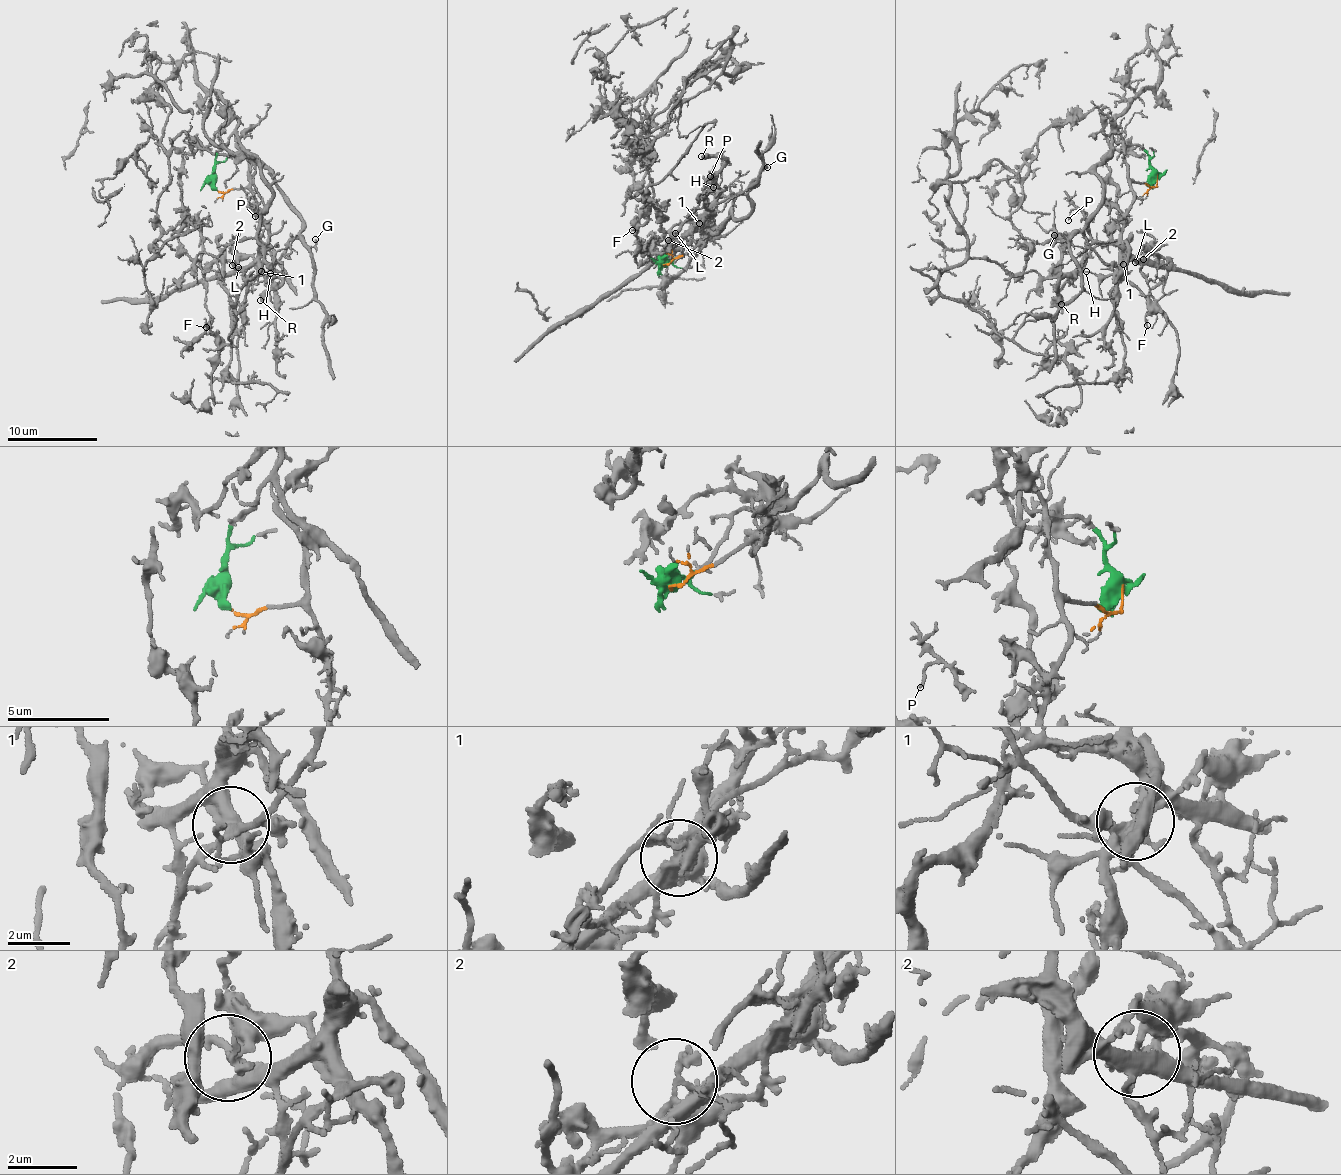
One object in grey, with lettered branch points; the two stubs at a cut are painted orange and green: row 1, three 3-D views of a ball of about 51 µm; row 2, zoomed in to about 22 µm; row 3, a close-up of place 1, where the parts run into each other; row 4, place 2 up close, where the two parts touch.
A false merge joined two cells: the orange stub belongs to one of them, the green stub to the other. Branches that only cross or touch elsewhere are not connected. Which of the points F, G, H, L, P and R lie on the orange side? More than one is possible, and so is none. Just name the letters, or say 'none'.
F, H, L, P, R

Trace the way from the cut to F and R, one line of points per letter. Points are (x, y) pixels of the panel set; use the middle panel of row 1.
F: (664, 266), (699, 243), (704, 244), (703, 227), (685, 234), (658, 257), (638, 263), (632, 230)
R: (664, 266), (699, 243), (704, 245), (707, 237), (706, 210), (720, 192), (715, 175), (725, 162), (701, 157)

